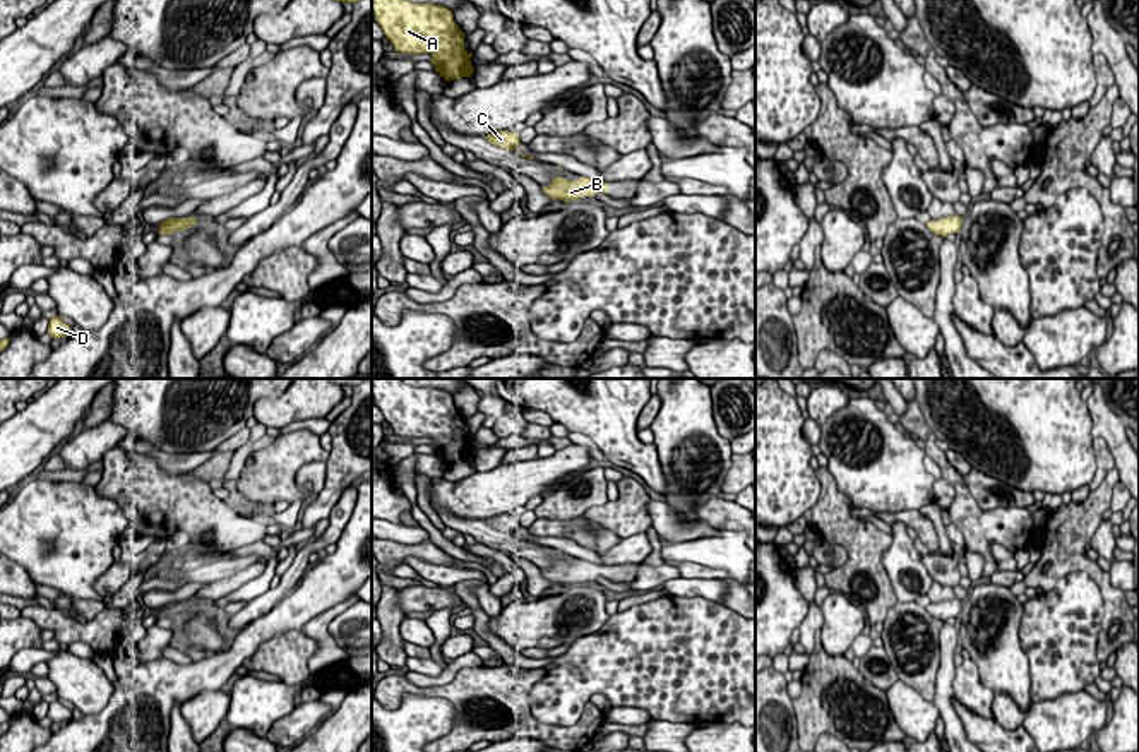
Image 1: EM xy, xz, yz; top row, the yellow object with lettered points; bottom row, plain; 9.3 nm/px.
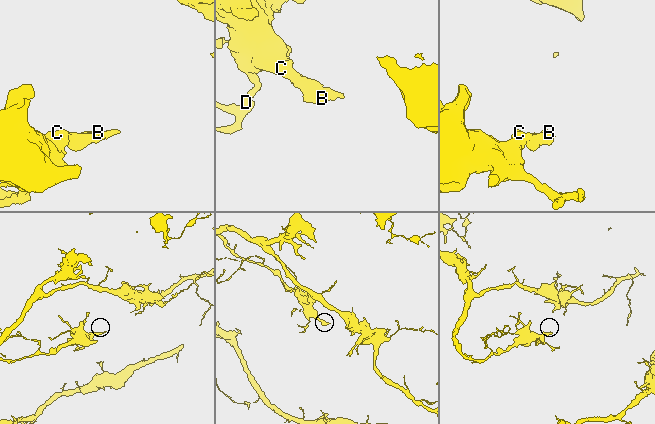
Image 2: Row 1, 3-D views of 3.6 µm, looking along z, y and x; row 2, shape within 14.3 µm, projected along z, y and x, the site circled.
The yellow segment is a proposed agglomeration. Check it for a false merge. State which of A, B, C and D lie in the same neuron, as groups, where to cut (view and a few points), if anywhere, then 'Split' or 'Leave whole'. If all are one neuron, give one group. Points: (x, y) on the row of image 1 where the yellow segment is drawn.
Groups: A B C D. No split. Leave whole

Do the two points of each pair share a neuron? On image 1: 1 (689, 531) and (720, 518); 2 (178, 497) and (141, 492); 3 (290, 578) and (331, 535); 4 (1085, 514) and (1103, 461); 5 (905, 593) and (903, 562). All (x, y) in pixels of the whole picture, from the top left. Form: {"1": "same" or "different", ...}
{"1": "different", "2": "same", "3": "same", "4": "different", "5": "same"}

